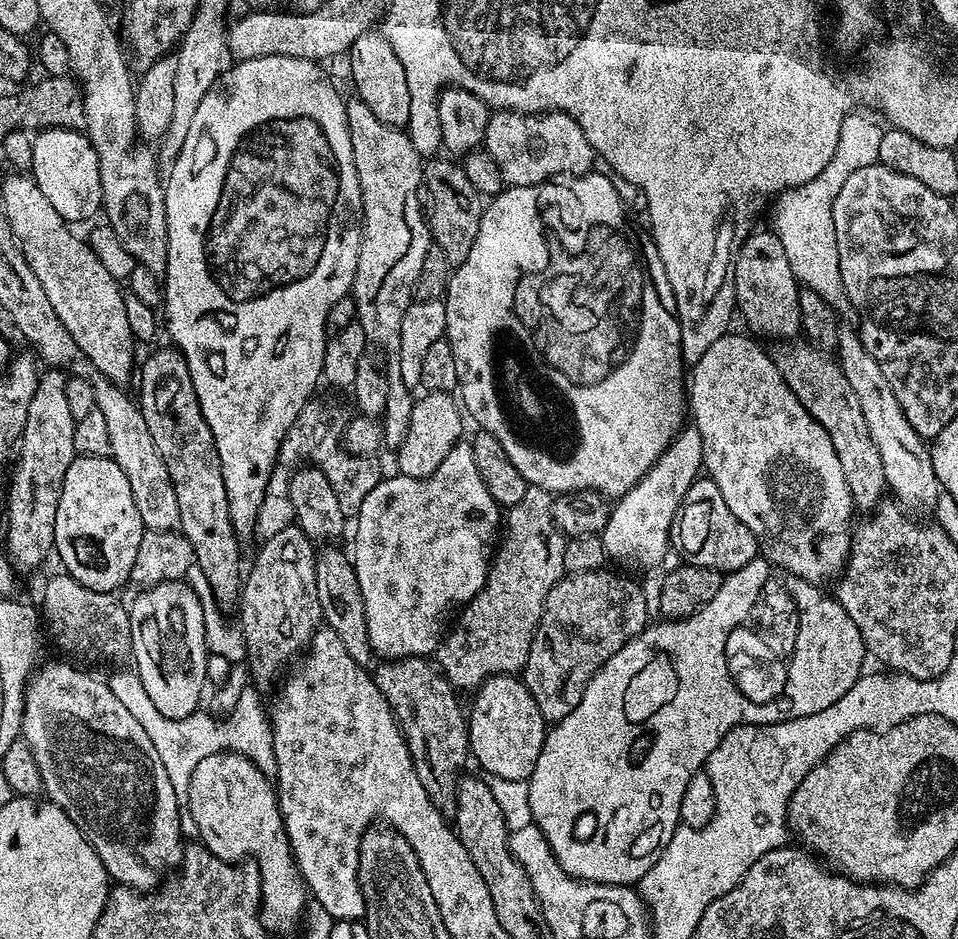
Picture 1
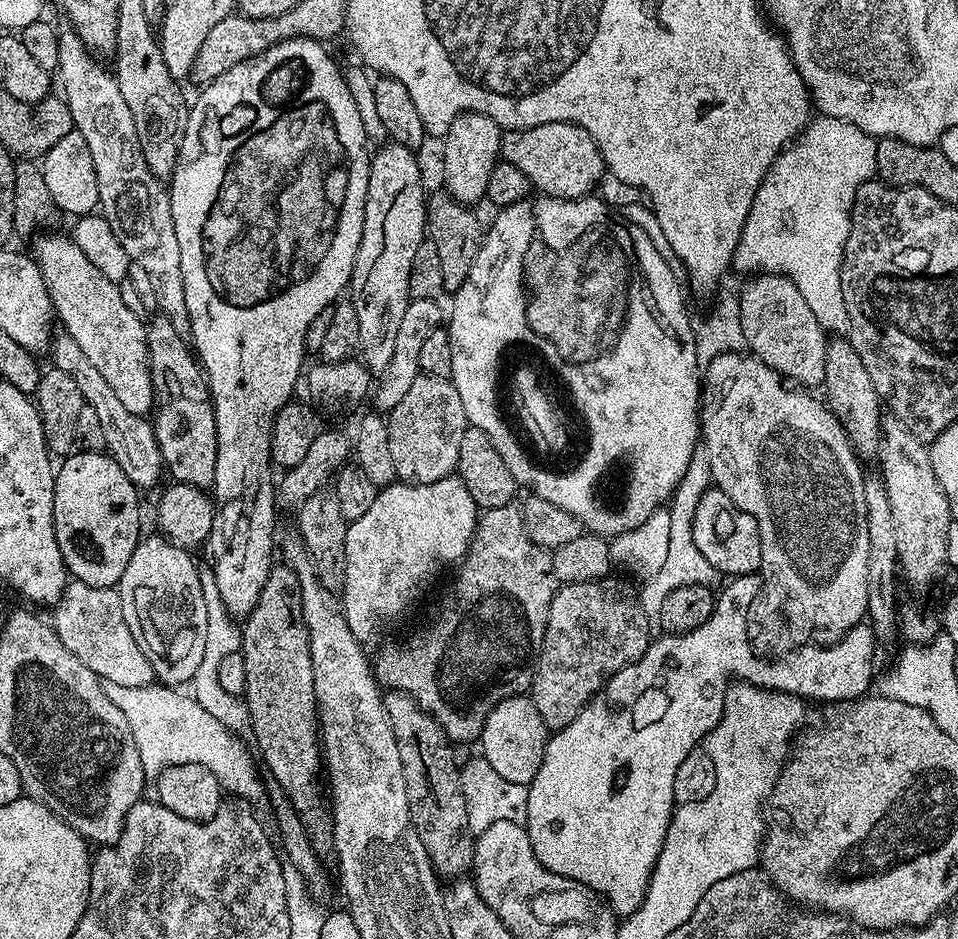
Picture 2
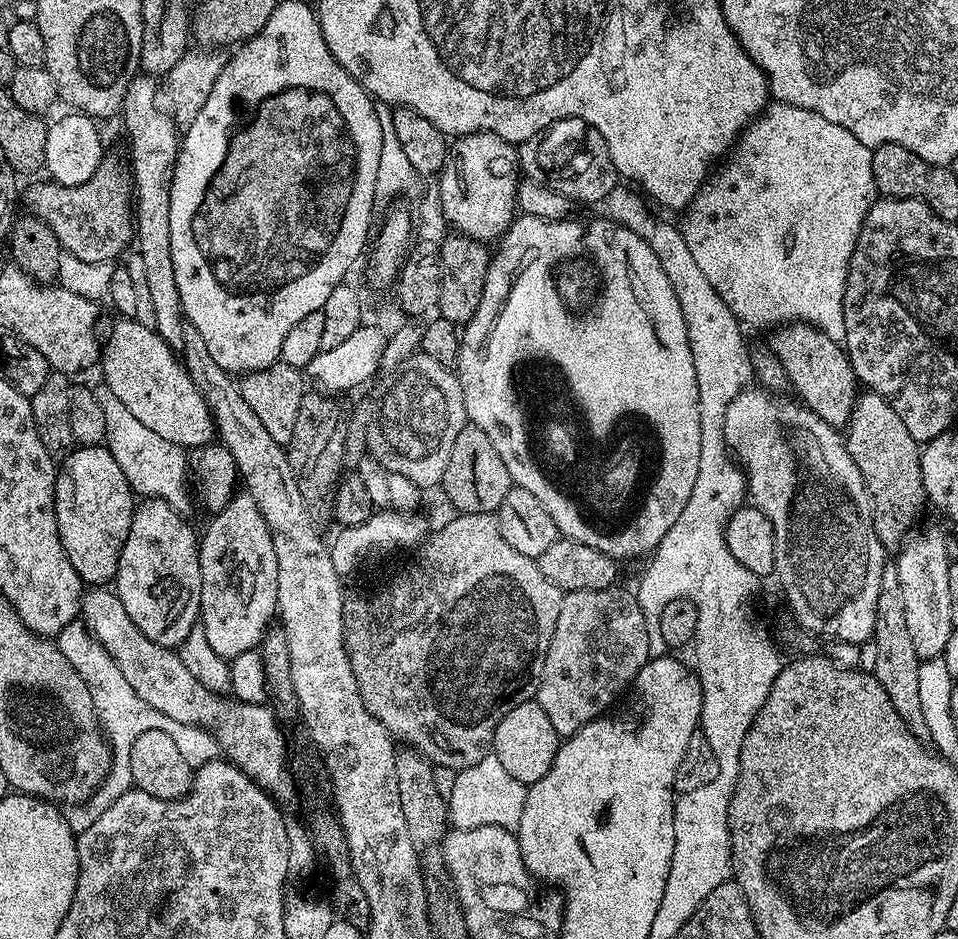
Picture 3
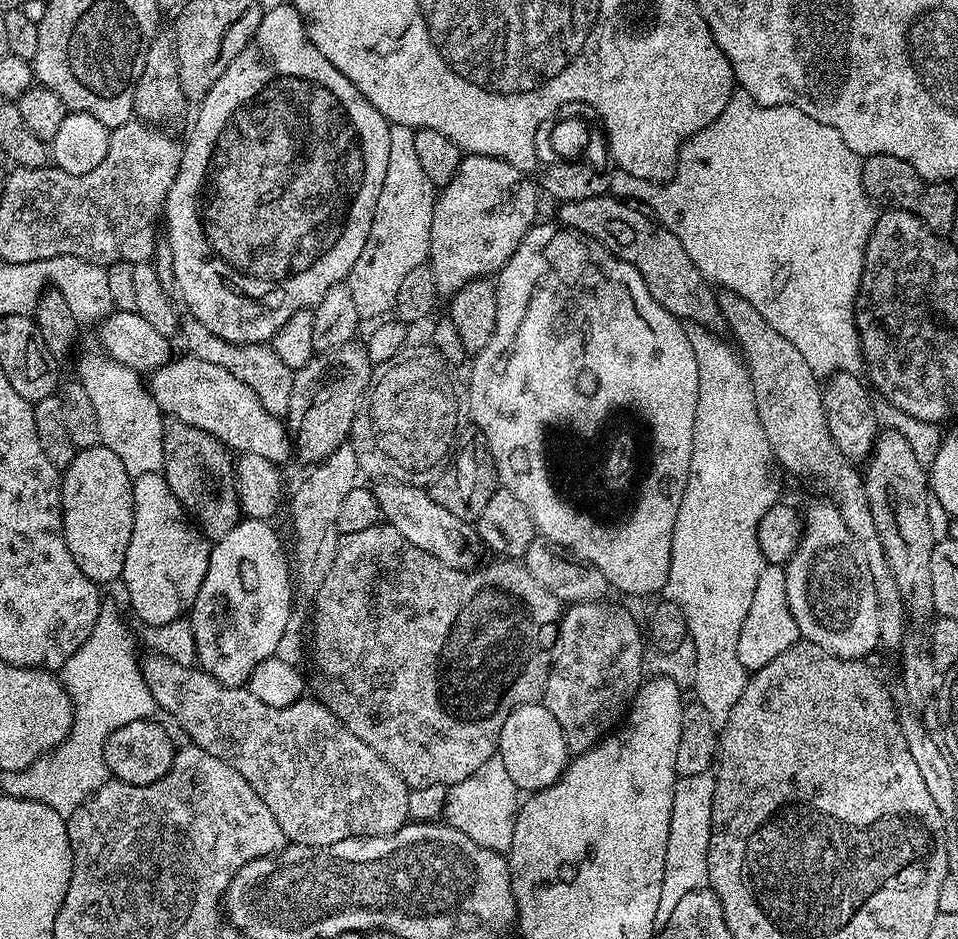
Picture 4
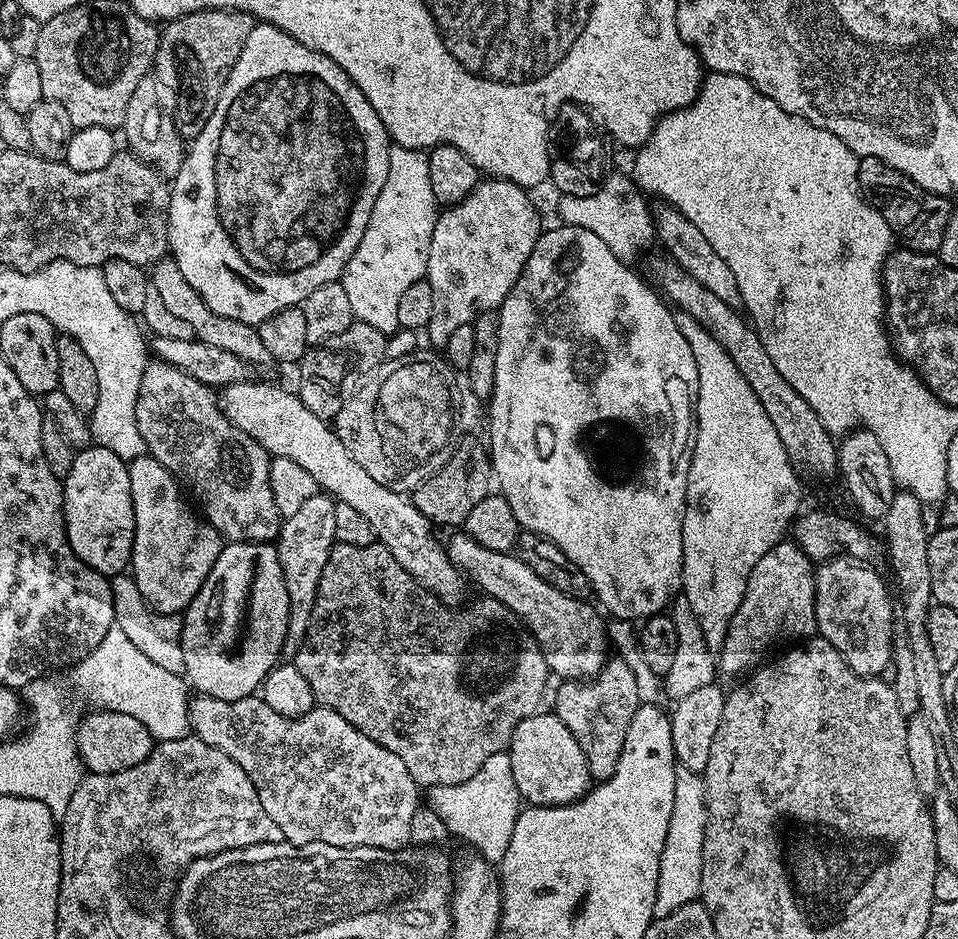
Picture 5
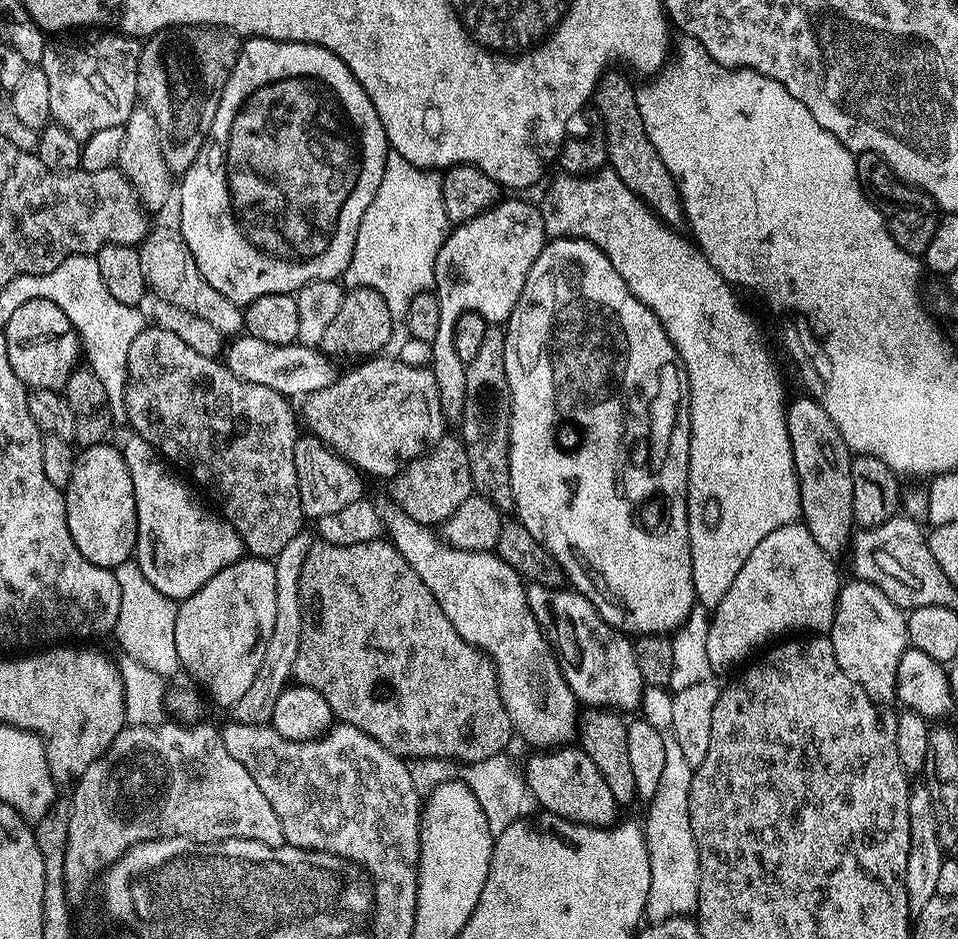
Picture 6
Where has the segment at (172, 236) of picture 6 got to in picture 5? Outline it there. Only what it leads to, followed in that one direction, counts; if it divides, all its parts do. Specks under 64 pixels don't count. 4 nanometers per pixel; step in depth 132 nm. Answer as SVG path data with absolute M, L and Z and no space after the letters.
M171 258L159 260L150 268L150 286L158 290L158 295L162 298L162 306L170 310L177 318L182 318L189 324L195 339L206 342L210 346L219 346L222 350L230 350L238 358L248 361L249 365L273 363L270 350L266 350L265 344L262 343L259 331L253 325L246 322L238 322L234 318L222 318L222 314L214 314L194 286L186 282L182 275L182 270L178 270L178 262Z

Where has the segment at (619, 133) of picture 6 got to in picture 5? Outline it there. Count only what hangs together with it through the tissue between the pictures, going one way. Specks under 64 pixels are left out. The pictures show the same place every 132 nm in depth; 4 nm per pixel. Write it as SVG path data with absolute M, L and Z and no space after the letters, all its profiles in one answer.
M660 202L657 205L652 212L652 223L655 239L657 241L660 239L660 244L664 247L661 249L671 260L678 262L678 266L682 266L682 270L686 270L686 274L690 274L690 278L702 282L702 286L706 286L706 290L710 290L710 294L722 298L722 302L726 302L726 306L737 310L743 309L742 294L738 290L738 282L734 282L734 274L730 270L730 266L726 266L726 262L722 262L722 258L718 258L718 254L714 254L714 246L710 246L710 242L706 242L702 230L698 230L698 226L694 226L694 222L690 222L673 204Z

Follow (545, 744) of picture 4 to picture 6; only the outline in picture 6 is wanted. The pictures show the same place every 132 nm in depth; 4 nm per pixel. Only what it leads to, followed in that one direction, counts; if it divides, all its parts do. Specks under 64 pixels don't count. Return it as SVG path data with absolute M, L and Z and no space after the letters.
M564 746L536 750L531 754L533 756L522 769L522 780L531 799L536 799L543 811L564 820L573 820L576 824L588 824L591 828L609 827L617 819L618 805L614 794L610 794L610 786L606 786L602 774L598 774L594 762L590 762L583 748Z

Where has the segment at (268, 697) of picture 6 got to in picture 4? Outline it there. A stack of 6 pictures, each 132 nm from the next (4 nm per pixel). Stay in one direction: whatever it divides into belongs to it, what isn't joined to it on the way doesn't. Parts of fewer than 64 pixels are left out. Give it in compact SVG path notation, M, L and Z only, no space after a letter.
M346 442L309 472L312 473L290 492L290 500L292 496L290 556L294 561L295 583L297 580L308 594L312 594L322 586L322 578L330 574L330 566L334 562L334 554L341 537L338 530L338 510L342 498L350 494L352 488L357 487L356 476L359 477L361 471L351 443Z

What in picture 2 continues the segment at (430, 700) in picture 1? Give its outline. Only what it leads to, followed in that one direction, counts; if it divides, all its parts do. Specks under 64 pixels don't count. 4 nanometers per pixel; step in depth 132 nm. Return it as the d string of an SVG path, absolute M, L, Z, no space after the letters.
M388 690L383 697L390 730L394 730L394 742L398 742L398 758L402 758L402 778L406 778L412 825L418 838L422 838L422 846L437 877L463 877L471 869L476 842L460 785L461 769L456 767L451 754L453 741L410 694Z

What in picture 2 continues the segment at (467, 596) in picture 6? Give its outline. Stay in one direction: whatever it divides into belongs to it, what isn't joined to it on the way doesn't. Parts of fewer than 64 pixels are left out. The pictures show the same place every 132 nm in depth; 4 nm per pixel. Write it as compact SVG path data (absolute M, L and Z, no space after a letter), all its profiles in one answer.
M56 234L39 237L41 240L36 244L34 259L48 287L55 319L59 323L61 320L63 331L82 346L82 354L86 354L91 364L102 373L102 378L106 378L122 406L126 406L130 414L148 416L154 408L154 397L145 321L122 302L119 283L106 278L106 274L102 274L86 254L82 254L71 235L52 235Z

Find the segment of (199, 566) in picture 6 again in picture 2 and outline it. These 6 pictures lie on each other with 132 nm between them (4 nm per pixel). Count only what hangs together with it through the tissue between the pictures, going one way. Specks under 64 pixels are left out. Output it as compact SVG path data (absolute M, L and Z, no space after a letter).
M156 534L153 540L141 538L118 585L126 626L130 626L138 646L142 646L146 658L152 662L156 680L164 686L184 686L191 682L206 651L210 611L192 555L189 549L173 544L163 534Z

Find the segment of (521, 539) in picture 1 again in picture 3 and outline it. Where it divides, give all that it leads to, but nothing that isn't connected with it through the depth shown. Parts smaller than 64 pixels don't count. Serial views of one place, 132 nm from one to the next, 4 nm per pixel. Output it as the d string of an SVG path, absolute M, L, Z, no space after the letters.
M493 513L456 514L449 524L444 524L440 532L433 531L430 538L415 549L408 572L396 576L385 588L372 592L369 596L356 596L344 606L344 641L348 647L348 657L356 675L362 694L362 702L390 735L393 741L415 750L425 756L433 766L452 767L457 770L472 767L492 752L494 730L514 706L535 700L536 691L542 682L542 666L546 666L546 650L550 650L550 638L554 638L554 626L558 626L558 614L562 610L564 592L546 574L542 574L539 563L526 554L518 554L514 546L502 538L499 519Z

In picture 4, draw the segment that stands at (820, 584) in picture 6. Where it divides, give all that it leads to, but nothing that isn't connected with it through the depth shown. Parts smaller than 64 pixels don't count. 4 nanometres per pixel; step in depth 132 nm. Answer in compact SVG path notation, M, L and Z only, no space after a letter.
M765 566L758 578L758 586L754 589L750 614L746 614L746 622L742 622L742 634L738 638L738 662L742 662L749 673L756 672L762 666L774 662L782 650L790 650L790 646L801 639L798 622L794 622L794 614L790 614L783 567Z

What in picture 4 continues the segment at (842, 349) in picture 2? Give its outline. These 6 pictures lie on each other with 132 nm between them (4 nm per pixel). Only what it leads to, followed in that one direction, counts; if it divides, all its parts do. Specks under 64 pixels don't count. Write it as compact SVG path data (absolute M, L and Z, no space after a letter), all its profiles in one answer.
M884 430L877 435L872 455L862 468L866 498L870 514L874 514L874 526L882 542L886 562L890 562L890 574L902 590L904 606L909 617L933 615L932 587L930 586L930 554L934 543L930 534L930 476L925 465L914 458L910 442L902 434Z

